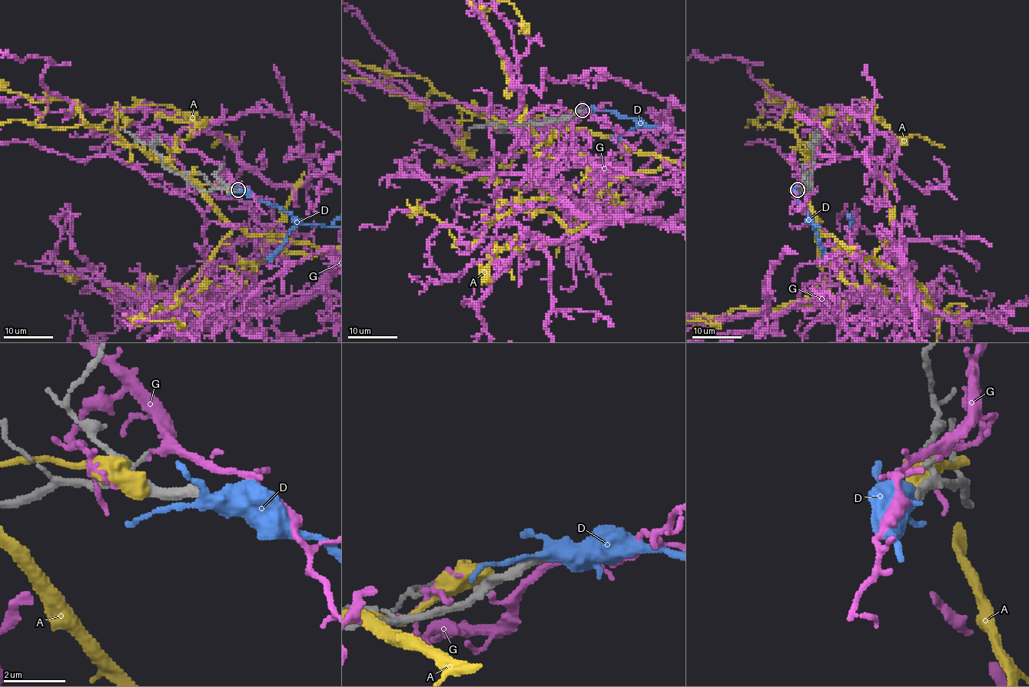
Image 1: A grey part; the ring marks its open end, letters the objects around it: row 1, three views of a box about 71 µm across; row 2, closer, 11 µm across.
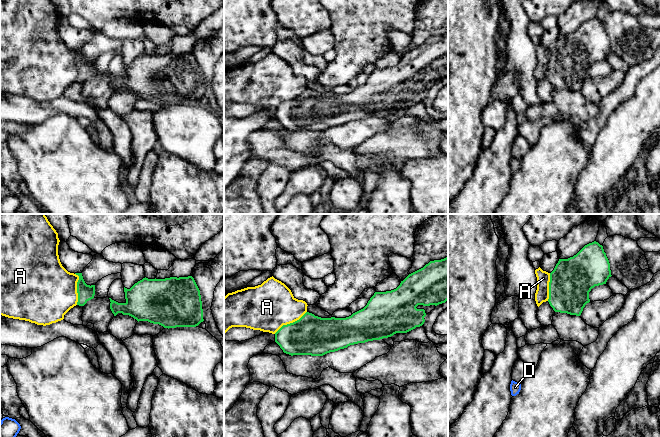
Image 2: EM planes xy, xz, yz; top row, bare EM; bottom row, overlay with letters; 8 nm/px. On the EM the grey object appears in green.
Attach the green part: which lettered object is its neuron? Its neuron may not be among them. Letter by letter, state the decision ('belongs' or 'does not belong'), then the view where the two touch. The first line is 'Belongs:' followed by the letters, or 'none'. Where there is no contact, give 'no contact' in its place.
Belongs: none
A: does not belong; meets green in xy
D: does not belong; no contact
G: does not belong; no contact

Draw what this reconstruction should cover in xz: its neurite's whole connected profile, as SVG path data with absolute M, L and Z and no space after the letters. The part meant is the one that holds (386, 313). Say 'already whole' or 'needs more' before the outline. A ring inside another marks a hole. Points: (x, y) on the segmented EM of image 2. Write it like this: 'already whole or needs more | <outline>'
needs more | M448 257L430 261L423 268L409 274L400 285L391 291L375 292L367 305L346 318L321 318L306 312L299 320L283 325L275 333L275 342L284 353L293 355L323 356L350 345L388 338L396 333L407 333L424 324L424 317L439 304L448 300Z

